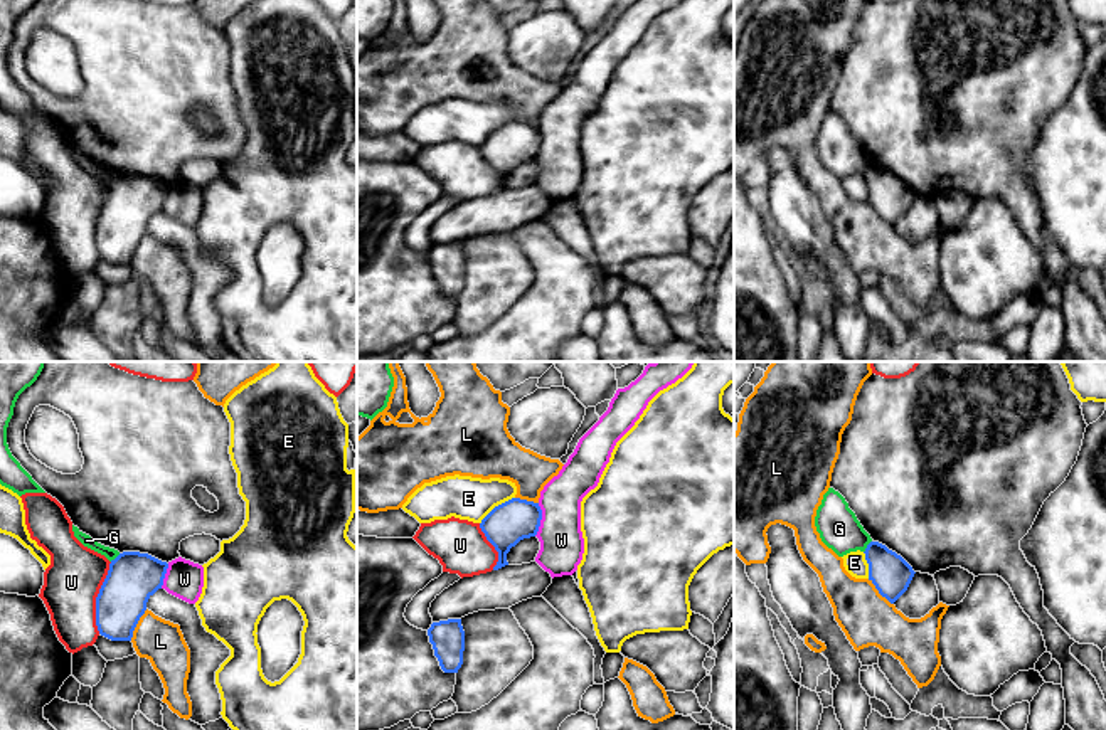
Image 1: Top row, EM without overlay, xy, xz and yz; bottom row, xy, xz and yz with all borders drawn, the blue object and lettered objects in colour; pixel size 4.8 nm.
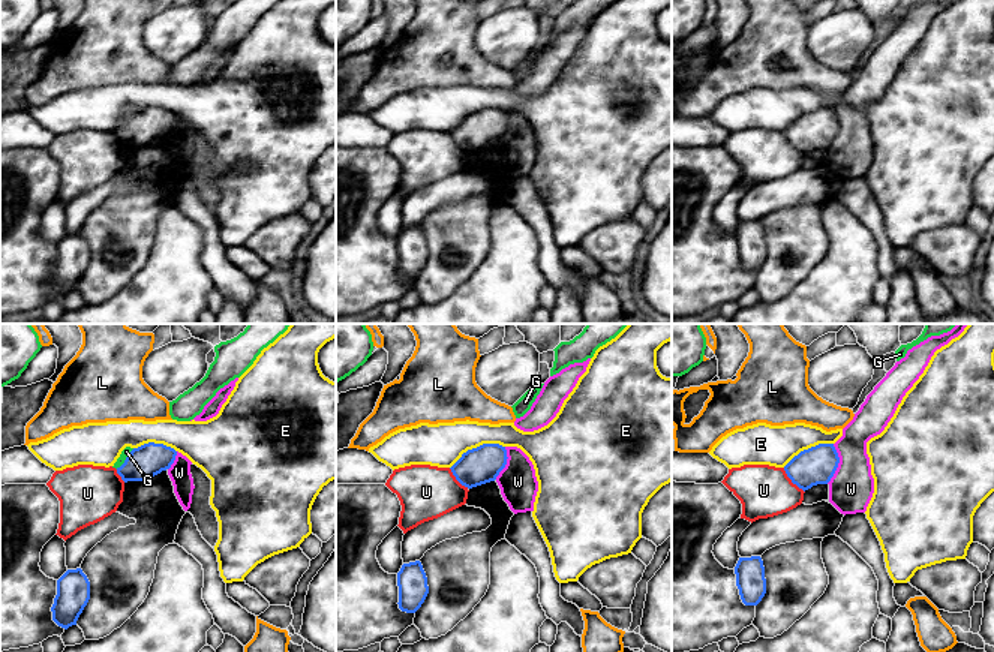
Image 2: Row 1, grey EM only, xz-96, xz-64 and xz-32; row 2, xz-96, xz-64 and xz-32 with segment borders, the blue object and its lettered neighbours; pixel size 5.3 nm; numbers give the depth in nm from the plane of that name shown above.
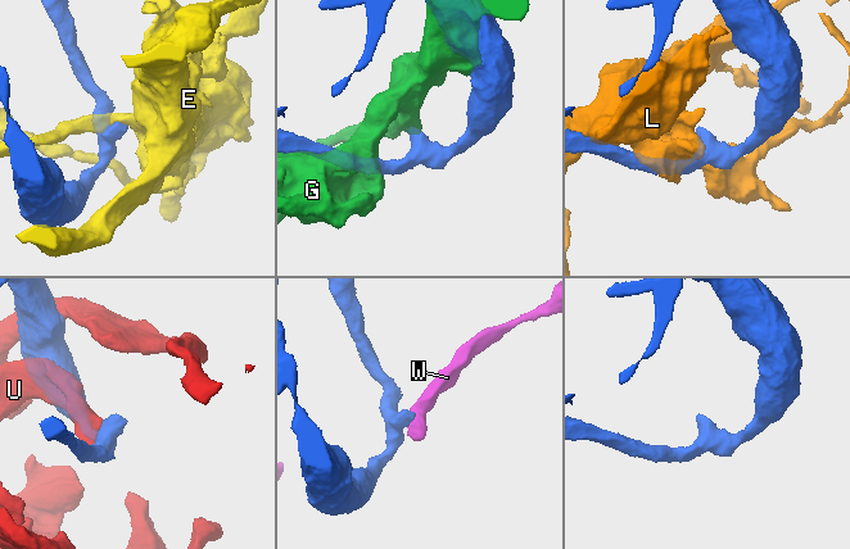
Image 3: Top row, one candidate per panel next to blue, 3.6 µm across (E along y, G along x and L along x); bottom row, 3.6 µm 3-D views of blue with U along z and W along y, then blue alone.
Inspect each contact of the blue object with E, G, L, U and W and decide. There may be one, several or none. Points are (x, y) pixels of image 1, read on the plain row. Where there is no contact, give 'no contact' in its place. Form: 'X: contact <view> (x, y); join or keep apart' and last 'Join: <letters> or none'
E: contact xz (495, 130); keep apart
G: contact yz (867, 170); keep apart
L: contact xy (137, 246); keep apart
U: contact xy (96, 221); keep apart
W: contact xz (541, 142); keep apart
Join: none

